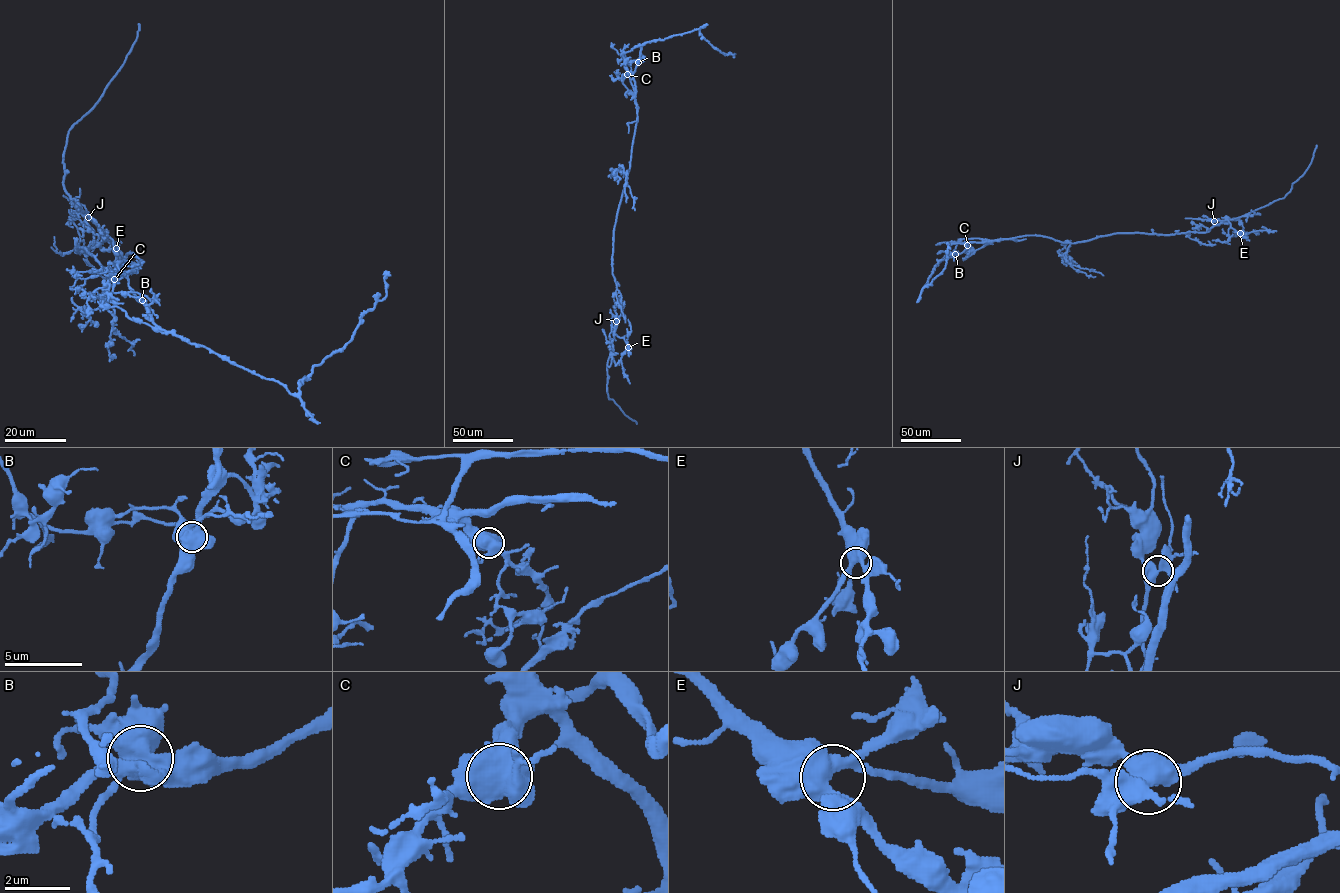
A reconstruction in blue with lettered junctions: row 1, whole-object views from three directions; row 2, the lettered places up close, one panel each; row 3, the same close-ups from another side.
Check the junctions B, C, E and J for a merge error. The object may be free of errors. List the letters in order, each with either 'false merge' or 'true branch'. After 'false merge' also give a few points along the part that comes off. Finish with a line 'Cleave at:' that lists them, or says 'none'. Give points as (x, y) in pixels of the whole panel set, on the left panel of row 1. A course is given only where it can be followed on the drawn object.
B: false merge; foreign part runs (141, 300), (162, 329), (294, 394), (299, 381), (351, 340), (359, 318), (385, 298), (390, 275)
C: true branch
E: true branch
J: true branch
Cleave at: B

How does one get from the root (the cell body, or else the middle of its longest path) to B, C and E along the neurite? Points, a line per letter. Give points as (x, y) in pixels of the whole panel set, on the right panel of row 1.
B: (1073, 243), (1037, 235), (995, 240), (970, 238), (964, 243), (966, 248), (955, 253)
C: (1073, 243), (1025, 235), (965, 243), (967, 245)
E: (1073, 243), (1115, 233), (1207, 232), (1226, 219), (1240, 233)

